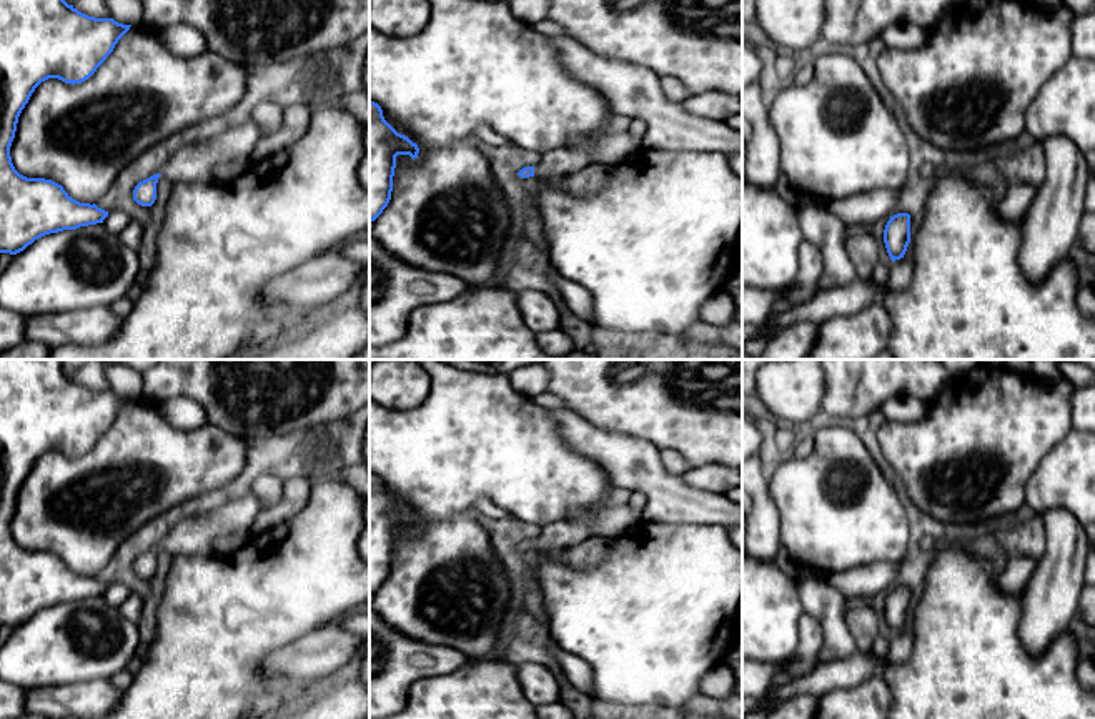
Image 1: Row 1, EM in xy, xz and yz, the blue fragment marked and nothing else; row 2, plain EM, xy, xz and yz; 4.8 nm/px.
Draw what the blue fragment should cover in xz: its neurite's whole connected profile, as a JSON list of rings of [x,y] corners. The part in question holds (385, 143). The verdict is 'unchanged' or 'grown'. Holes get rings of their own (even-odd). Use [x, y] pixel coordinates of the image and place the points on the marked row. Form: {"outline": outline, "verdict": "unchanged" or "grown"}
{"outline": [[[369,100],[369,220],[374,221],[388,206],[398,155],[418,158],[419,148],[398,133],[383,117],[378,103]]], "verdict": "unchanged"}

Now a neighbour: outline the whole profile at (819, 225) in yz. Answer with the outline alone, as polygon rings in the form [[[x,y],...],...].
[[[797,205],[797,218],[804,240],[817,245],[825,260],[819,291],[855,281],[857,270],[845,250],[849,225],[825,205]]]

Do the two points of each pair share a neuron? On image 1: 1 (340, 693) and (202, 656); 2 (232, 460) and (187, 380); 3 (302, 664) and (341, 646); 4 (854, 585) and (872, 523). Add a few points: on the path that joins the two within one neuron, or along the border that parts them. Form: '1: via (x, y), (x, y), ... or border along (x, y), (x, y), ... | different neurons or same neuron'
1: border along (330, 679), (302, 701) | different neurons
2: border along (208, 421), (225, 431), (247, 438) | different neurons
3: via (312, 656), (331, 646) | same neuron
4: border along (897, 561), (872, 561), (824, 576) | different neurons

